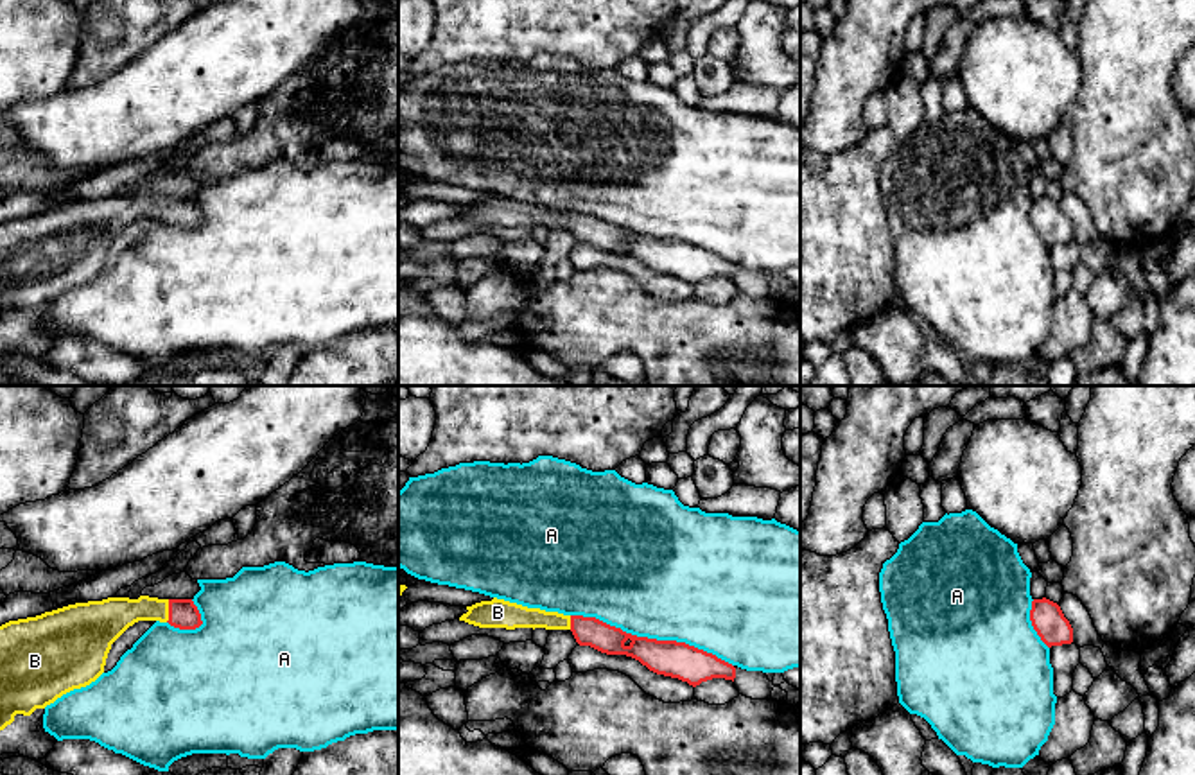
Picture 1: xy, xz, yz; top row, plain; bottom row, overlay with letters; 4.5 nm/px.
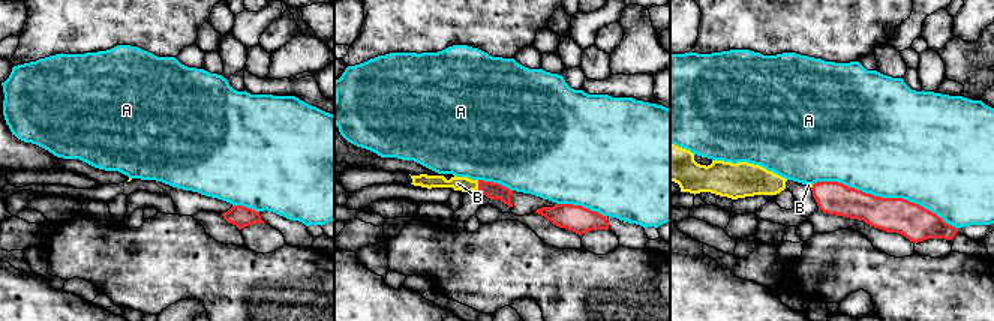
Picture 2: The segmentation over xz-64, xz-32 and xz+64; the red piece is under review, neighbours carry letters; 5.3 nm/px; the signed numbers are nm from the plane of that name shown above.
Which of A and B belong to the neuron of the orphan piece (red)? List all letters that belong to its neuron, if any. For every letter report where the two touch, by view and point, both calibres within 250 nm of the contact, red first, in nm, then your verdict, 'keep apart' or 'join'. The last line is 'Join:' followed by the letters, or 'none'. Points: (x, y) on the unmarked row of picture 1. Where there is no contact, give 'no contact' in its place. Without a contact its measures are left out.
A: contact xz (652, 237); calibres 160 and 480 nm; keep apart
B: contact xy (169, 208); calibres 140 and 170 nm; join
Join: B

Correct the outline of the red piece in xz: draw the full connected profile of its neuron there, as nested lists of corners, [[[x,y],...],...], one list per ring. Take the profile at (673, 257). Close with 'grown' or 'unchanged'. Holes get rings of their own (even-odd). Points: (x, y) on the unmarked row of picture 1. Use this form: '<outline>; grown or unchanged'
[[[497,196],[467,205],[467,208],[459,219],[479,226],[571,228],[580,244],[590,244],[606,253],[632,255],[650,269],[678,276],[693,285],[712,276],[732,280],[736,276],[736,266],[712,251],[685,240],[637,235],[596,215],[563,213]]]; grown

